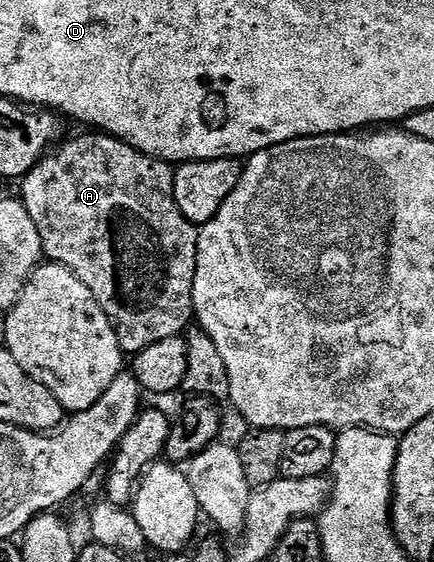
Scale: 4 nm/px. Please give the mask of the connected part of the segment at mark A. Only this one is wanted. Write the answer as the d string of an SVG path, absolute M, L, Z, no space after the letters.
M90 134L94 136L78 136L67 144L59 143L58 152L47 151L38 164L26 176L21 177L22 193L20 199L22 205L28 210L28 218L36 222L36 230L40 230L40 242L42 243L42 255L47 261L63 264L88 290L92 290L92 298L100 302L100 310L108 314L112 326L116 330L116 338L120 342L123 353L137 354L156 342L164 342L164 338L182 336L186 329L191 327L194 315L194 279L196 278L196 258L198 257L199 225L188 222L184 214L180 214L180 206L176 206L174 197L174 168L165 160L157 160L140 150L136 150L131 144L124 143L114 136L105 134Z

